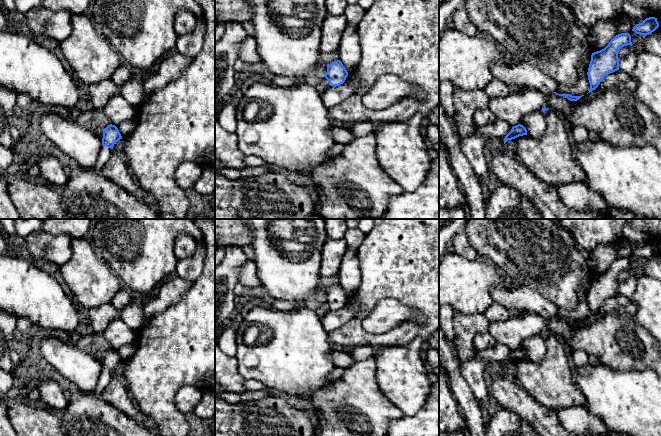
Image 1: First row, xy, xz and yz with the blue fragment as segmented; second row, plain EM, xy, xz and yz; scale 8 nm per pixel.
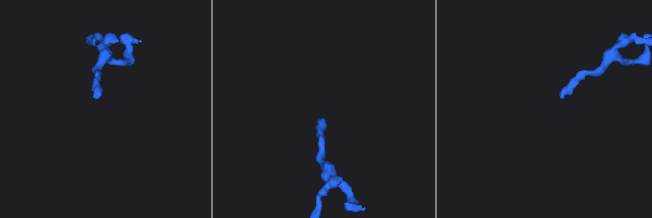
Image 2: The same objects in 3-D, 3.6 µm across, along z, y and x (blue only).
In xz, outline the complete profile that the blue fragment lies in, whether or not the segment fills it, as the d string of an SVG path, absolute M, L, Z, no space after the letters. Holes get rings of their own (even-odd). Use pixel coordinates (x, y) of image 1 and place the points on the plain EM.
M340 284L334 285L327 290L327 296L324 301L329 309L336 311L343 308L348 300L348 296Z

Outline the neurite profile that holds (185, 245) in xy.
M179 235L174 242L174 254L177 259L191 256L196 250L197 241L191 235Z

